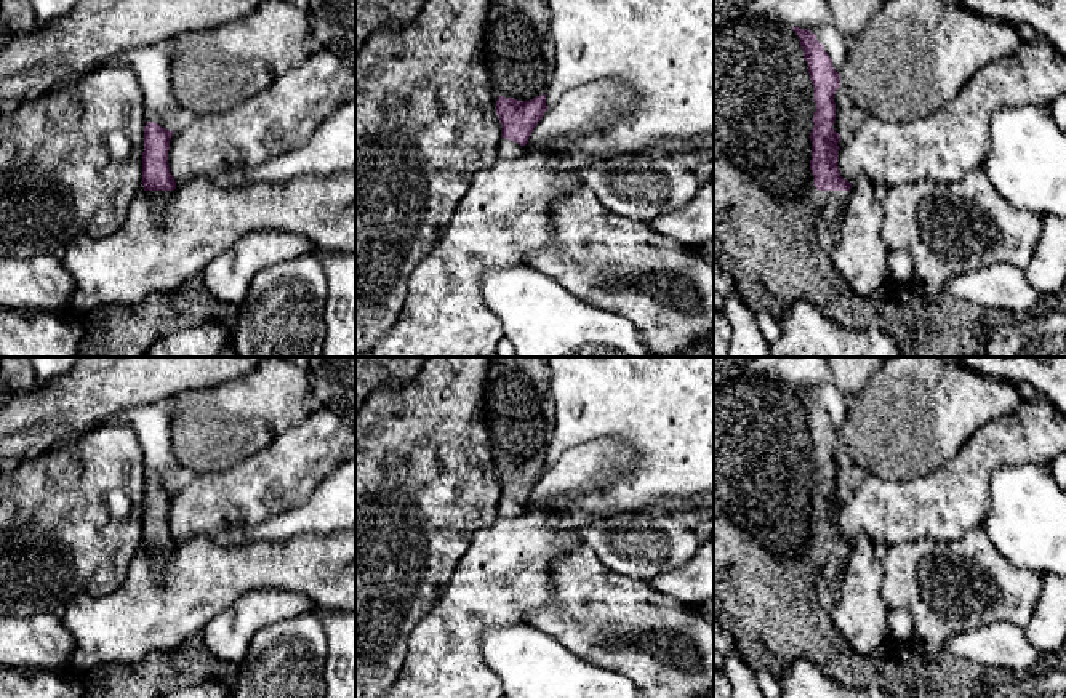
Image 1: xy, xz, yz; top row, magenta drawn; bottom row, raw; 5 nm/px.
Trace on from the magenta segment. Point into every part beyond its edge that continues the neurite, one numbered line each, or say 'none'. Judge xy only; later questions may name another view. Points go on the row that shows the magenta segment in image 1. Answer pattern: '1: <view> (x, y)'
1: xy (157, 197)

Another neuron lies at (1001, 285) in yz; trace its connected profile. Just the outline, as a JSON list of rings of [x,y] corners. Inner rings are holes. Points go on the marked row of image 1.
[[[994,263],[952,277],[946,287],[948,295],[972,306],[1008,311],[1016,315],[1032,314],[1044,298],[1028,283],[1024,267],[1008,263]]]

